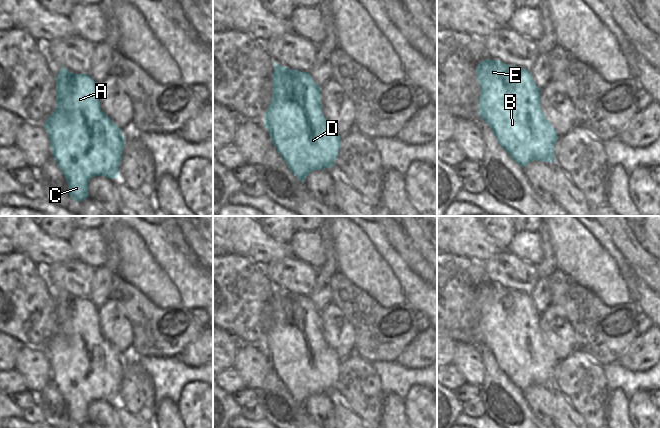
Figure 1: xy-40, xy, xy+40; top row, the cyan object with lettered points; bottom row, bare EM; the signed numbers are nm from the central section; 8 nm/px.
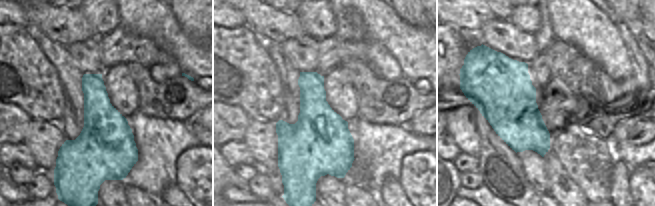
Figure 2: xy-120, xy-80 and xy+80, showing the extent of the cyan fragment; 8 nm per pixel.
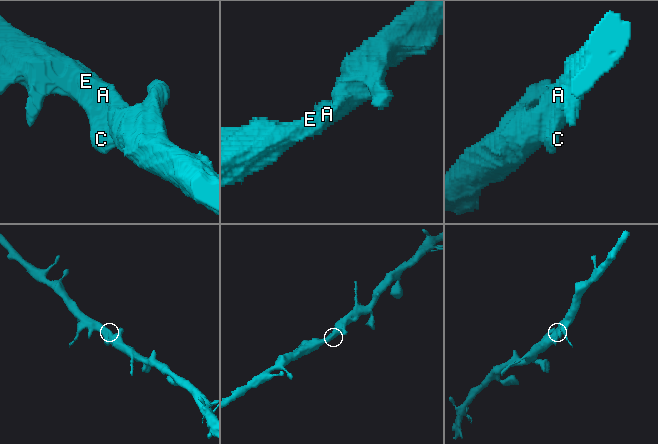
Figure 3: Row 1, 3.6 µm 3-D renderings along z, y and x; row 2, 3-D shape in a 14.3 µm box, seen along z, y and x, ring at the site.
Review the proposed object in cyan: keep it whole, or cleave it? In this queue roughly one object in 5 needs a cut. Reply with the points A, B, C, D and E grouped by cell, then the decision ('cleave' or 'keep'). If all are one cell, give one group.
groups A B C D E; keep

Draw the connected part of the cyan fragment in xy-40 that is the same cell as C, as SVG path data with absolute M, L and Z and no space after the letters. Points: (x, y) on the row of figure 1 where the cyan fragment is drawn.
M64 67L56 77L56 109L50 114L44 127L50 139L52 157L62 171L70 197L81 202L88 198L88 181L95 176L118 178L118 167L122 159L124 137L122 130L100 109L98 83L88 74L73 74Z

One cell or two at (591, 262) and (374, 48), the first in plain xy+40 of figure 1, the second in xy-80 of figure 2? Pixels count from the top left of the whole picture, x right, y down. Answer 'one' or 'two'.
one

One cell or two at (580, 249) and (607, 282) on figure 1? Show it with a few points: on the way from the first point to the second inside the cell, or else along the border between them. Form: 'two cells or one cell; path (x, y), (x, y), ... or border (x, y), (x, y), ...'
one cell; path (582, 257), (599, 274)

